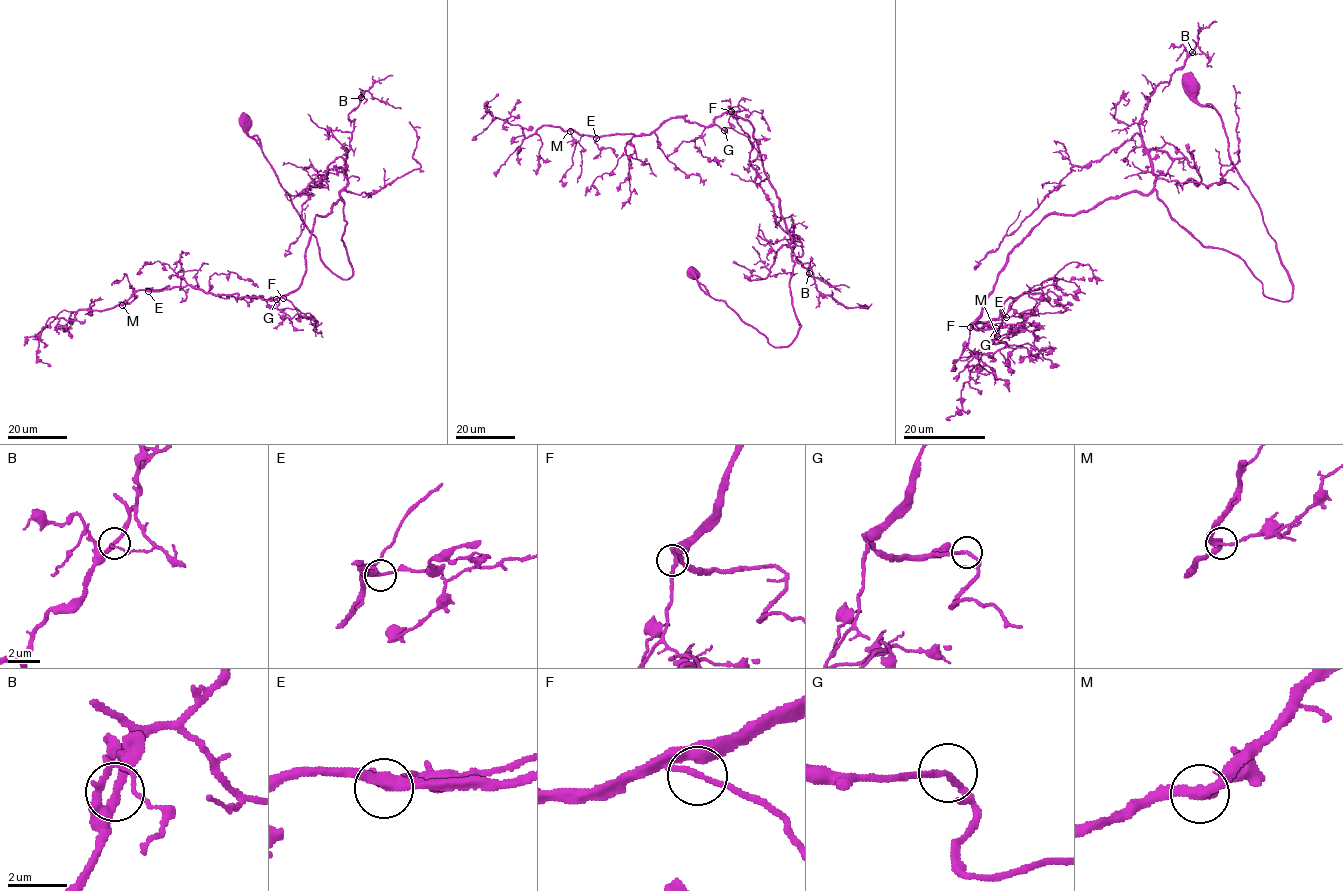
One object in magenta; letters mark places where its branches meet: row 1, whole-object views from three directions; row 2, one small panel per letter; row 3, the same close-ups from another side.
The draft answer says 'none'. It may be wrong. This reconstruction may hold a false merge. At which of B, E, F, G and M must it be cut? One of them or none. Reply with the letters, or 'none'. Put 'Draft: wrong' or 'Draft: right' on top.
Draft: right
none

